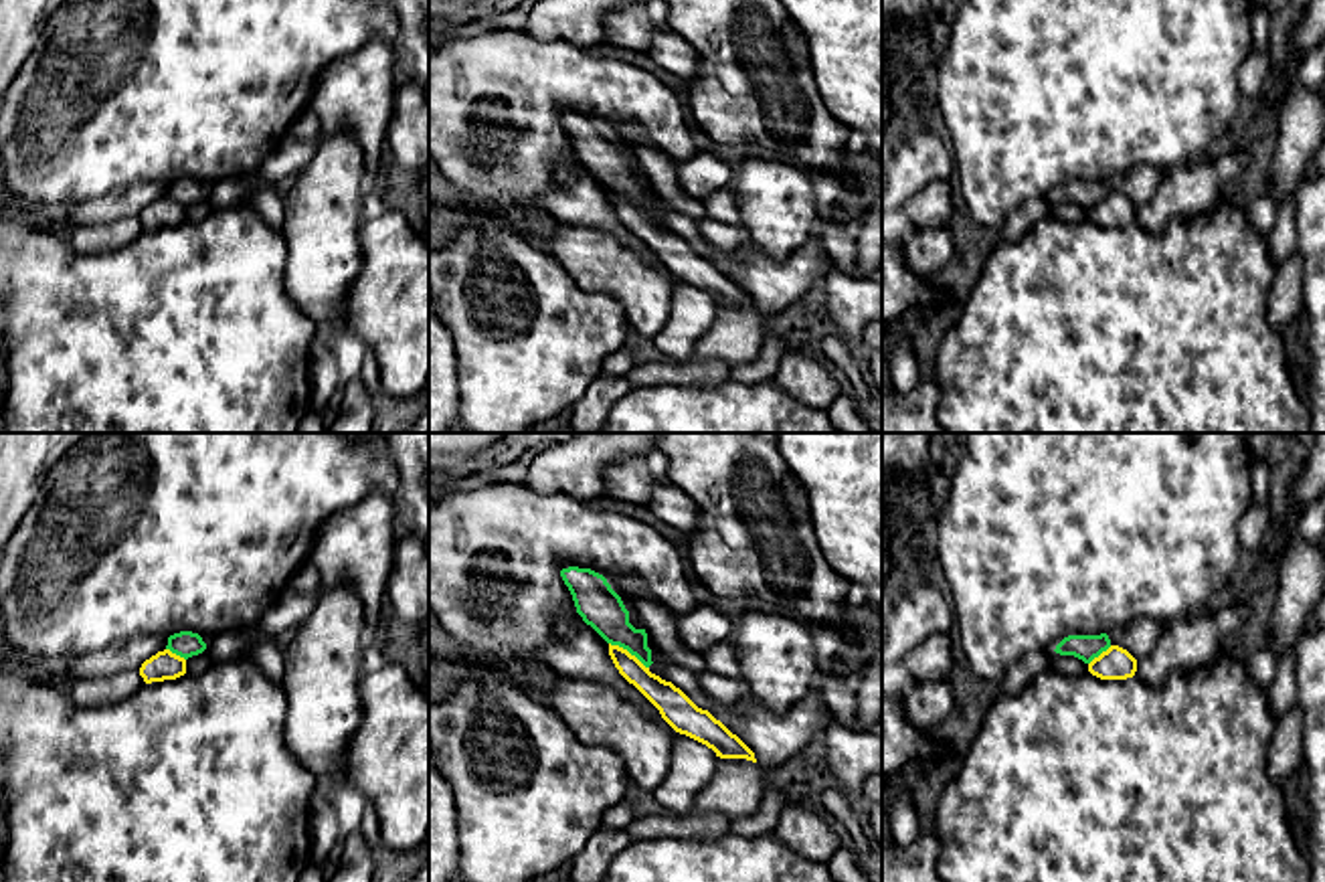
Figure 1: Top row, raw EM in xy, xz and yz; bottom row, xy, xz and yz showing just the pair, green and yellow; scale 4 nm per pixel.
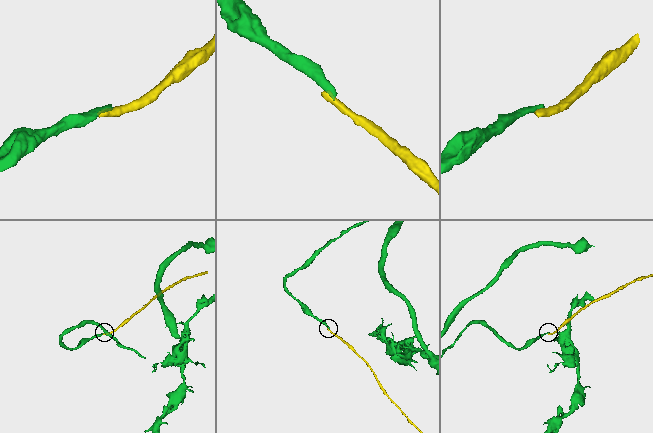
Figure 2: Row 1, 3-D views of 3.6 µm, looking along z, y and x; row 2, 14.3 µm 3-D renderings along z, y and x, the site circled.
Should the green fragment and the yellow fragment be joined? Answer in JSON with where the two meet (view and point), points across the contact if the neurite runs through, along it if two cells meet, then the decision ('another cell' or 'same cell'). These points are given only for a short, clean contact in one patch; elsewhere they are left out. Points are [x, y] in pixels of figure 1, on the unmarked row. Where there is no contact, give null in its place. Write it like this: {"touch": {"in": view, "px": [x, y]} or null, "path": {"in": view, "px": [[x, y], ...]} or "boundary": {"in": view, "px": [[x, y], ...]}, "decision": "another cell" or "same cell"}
{"touch": {"in": "xz", "px": [630, 199]}, "boundary": {"in": "xz", "px": [[609, 189], [626, 195], [648, 215]]}, "decision": "another cell"}

